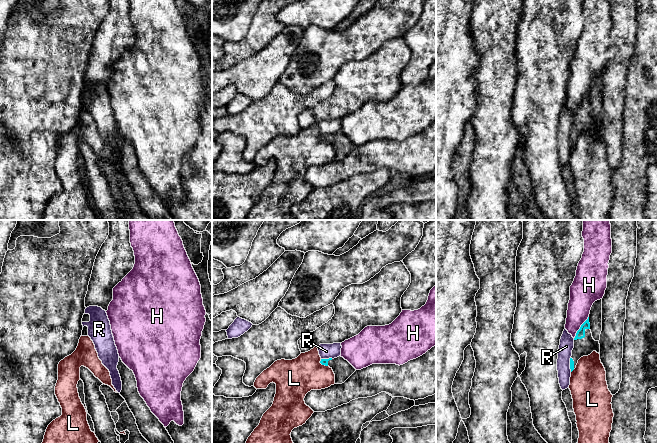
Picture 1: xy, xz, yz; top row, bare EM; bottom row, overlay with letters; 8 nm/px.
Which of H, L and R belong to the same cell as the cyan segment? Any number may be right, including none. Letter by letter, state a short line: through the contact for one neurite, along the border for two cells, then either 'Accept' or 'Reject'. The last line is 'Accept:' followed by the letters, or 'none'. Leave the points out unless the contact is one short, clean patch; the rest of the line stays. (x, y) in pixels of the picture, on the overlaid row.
H: Line: yz (588, 316), (574, 338). Reject
L: Reject
R: Reject
Accept: none

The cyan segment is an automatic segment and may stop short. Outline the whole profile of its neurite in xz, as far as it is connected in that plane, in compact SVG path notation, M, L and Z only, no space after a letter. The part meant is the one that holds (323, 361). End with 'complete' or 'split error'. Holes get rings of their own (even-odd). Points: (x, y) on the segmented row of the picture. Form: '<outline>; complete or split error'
M343 357L321 359L320 363L329 366L335 374L335 384L344 383L356 369Z; split error

